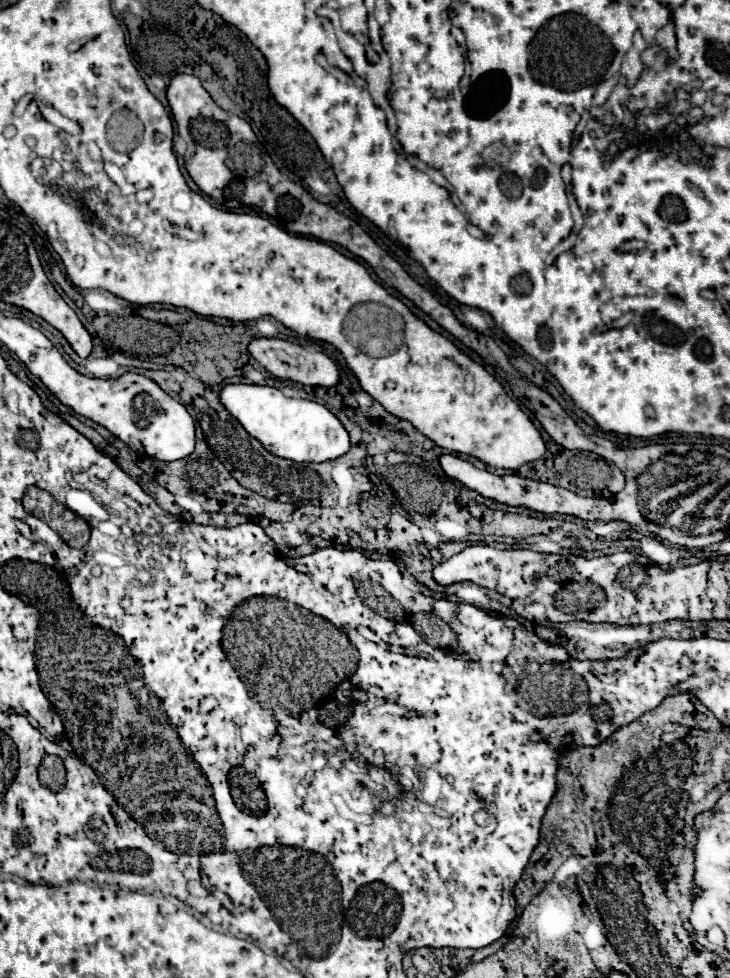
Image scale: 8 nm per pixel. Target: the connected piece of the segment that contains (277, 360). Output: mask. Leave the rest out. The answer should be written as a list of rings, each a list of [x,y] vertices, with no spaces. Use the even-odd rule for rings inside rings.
[[[255,338],[249,342],[247,348],[249,348],[249,354],[263,368],[267,368],[275,378],[287,378],[287,380],[293,380],[293,382],[309,387],[331,387],[339,381],[337,366],[322,351],[308,346],[291,344],[291,342],[279,340],[279,338]]]

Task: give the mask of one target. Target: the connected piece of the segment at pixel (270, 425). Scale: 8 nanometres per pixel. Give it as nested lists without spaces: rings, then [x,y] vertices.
[[[225,384],[219,398],[225,410],[241,422],[249,436],[267,444],[267,450],[279,458],[293,462],[327,462],[343,456],[351,446],[343,424],[317,402],[287,398],[277,388],[255,384]]]

